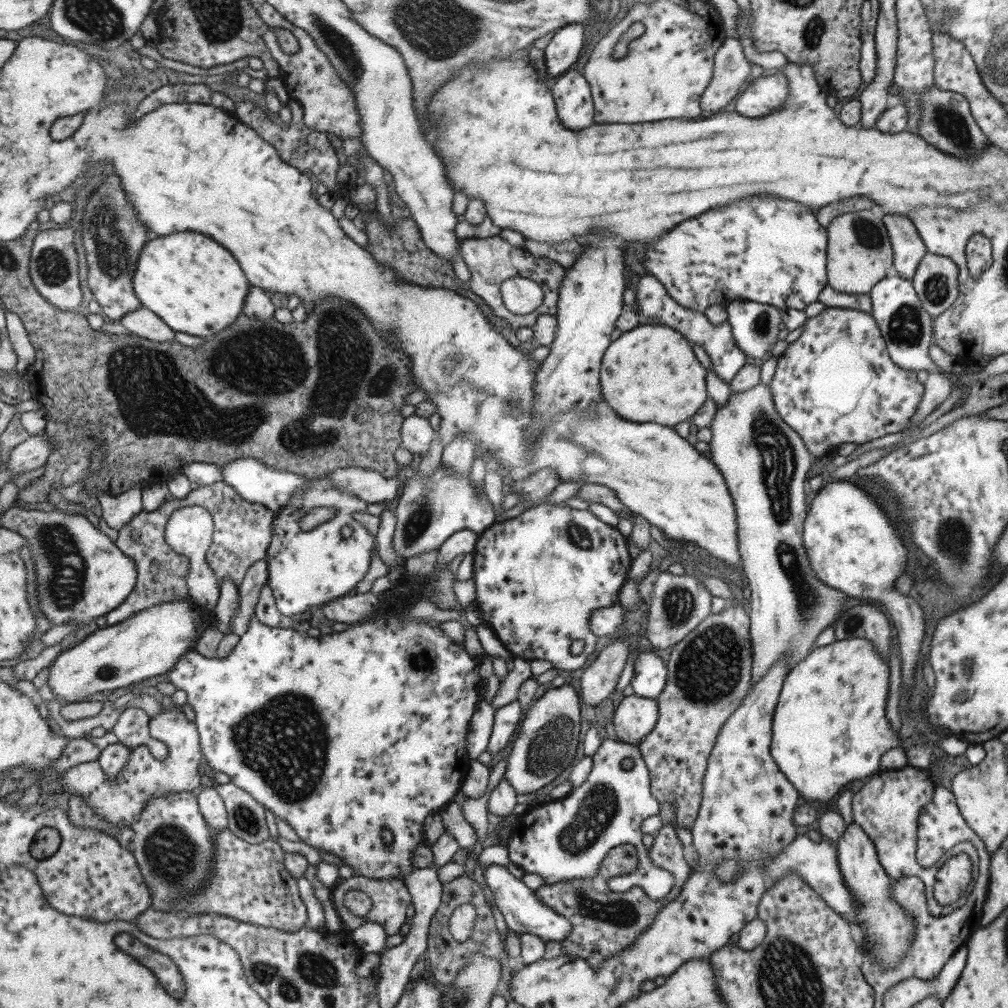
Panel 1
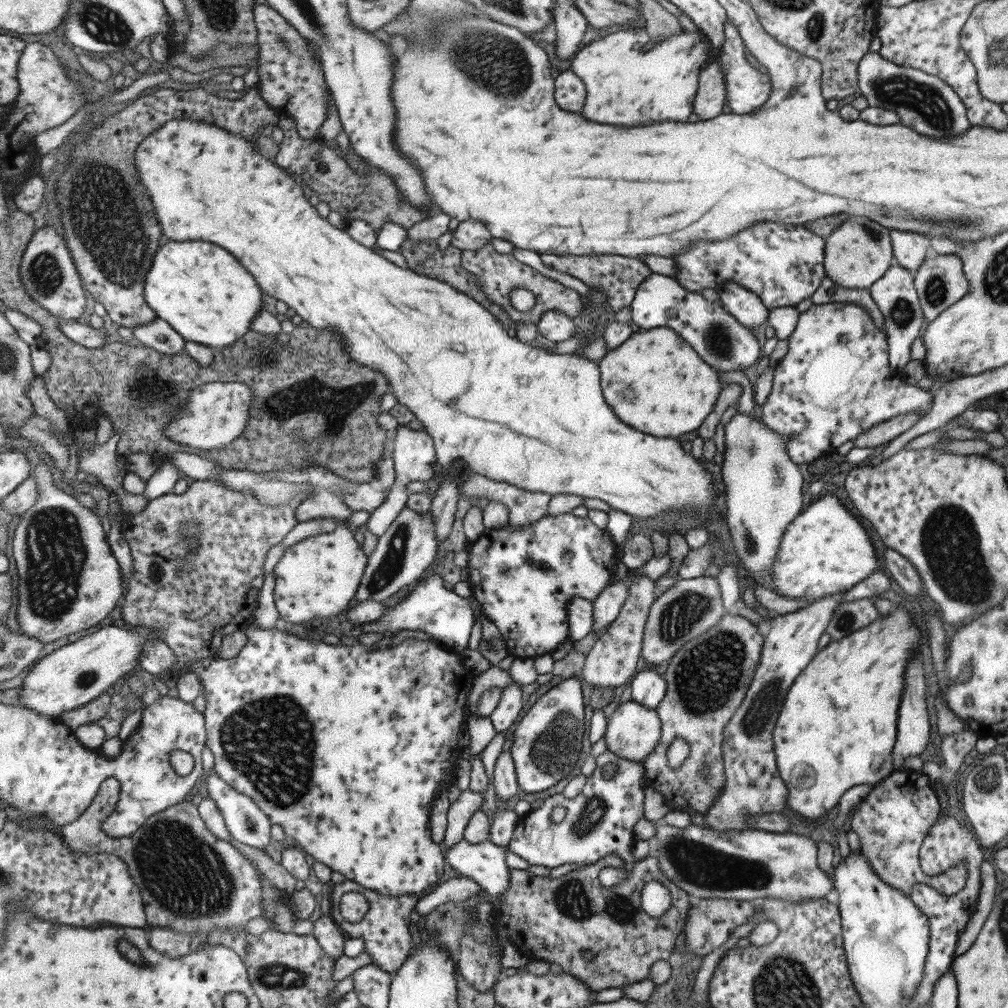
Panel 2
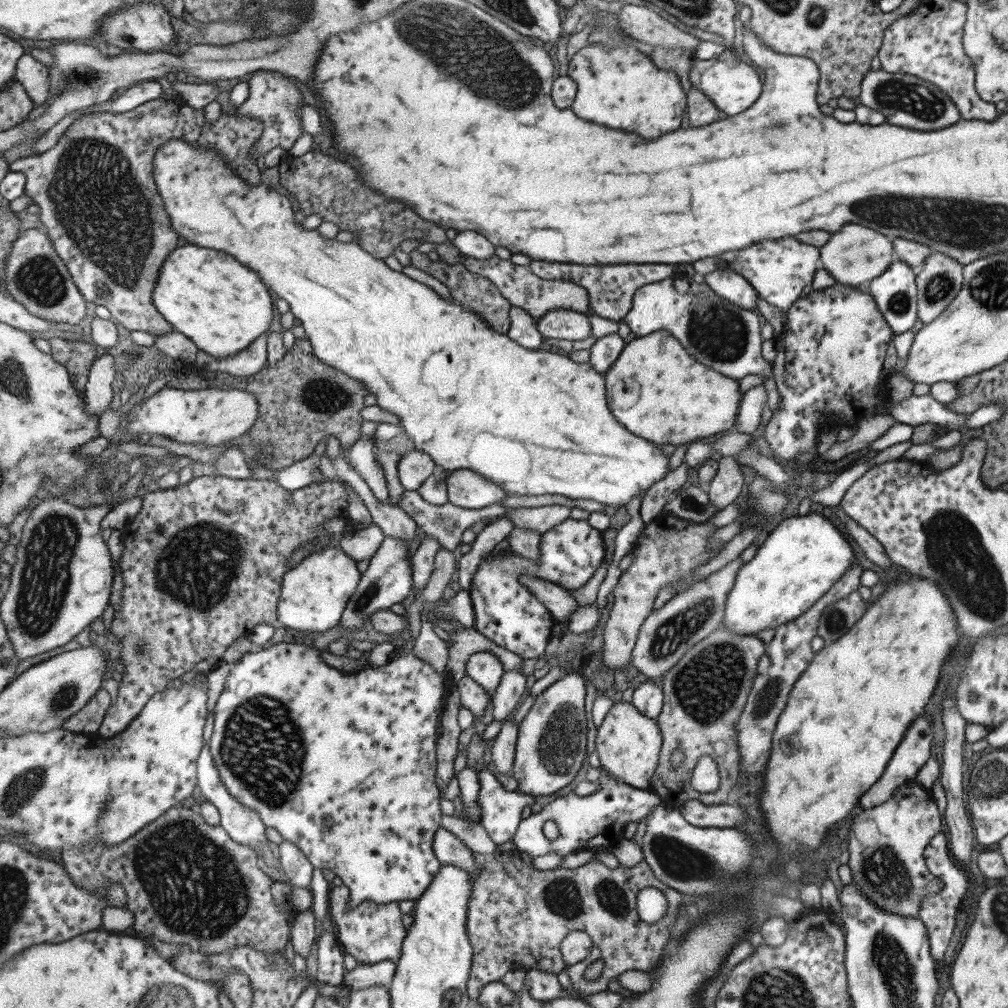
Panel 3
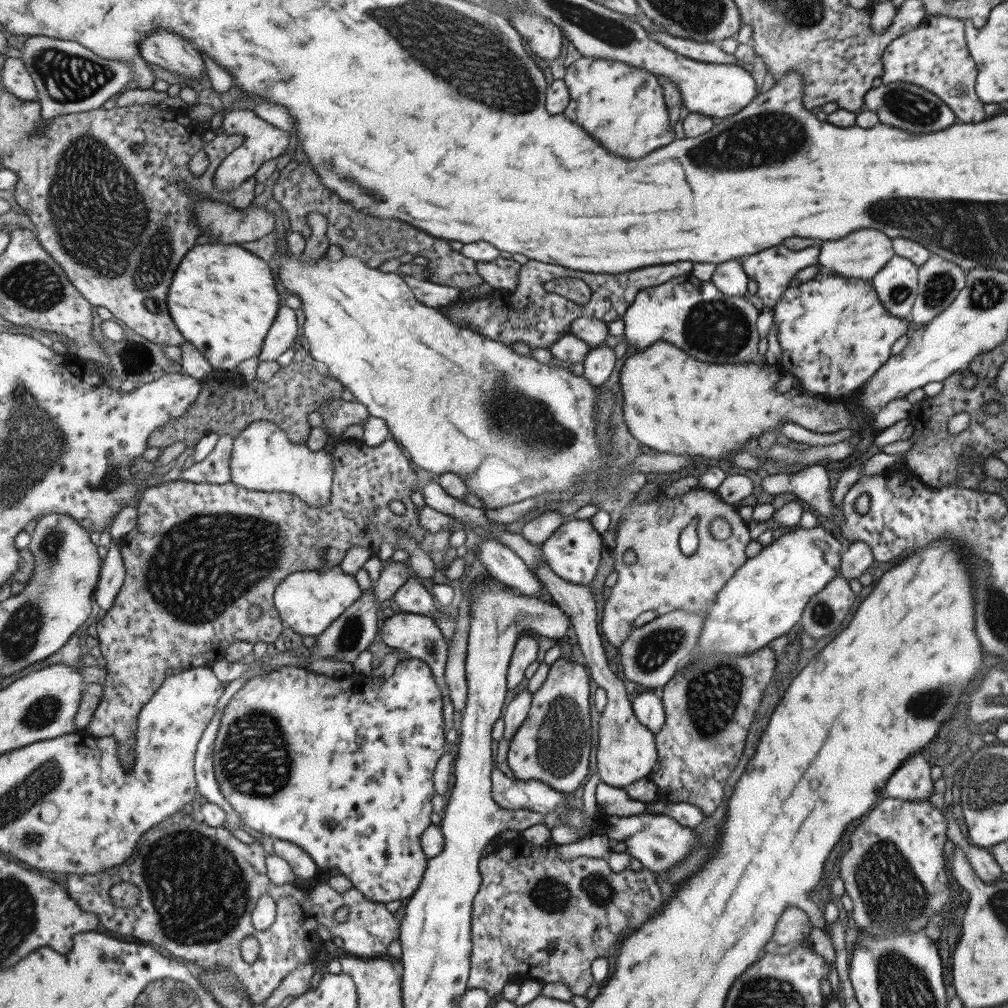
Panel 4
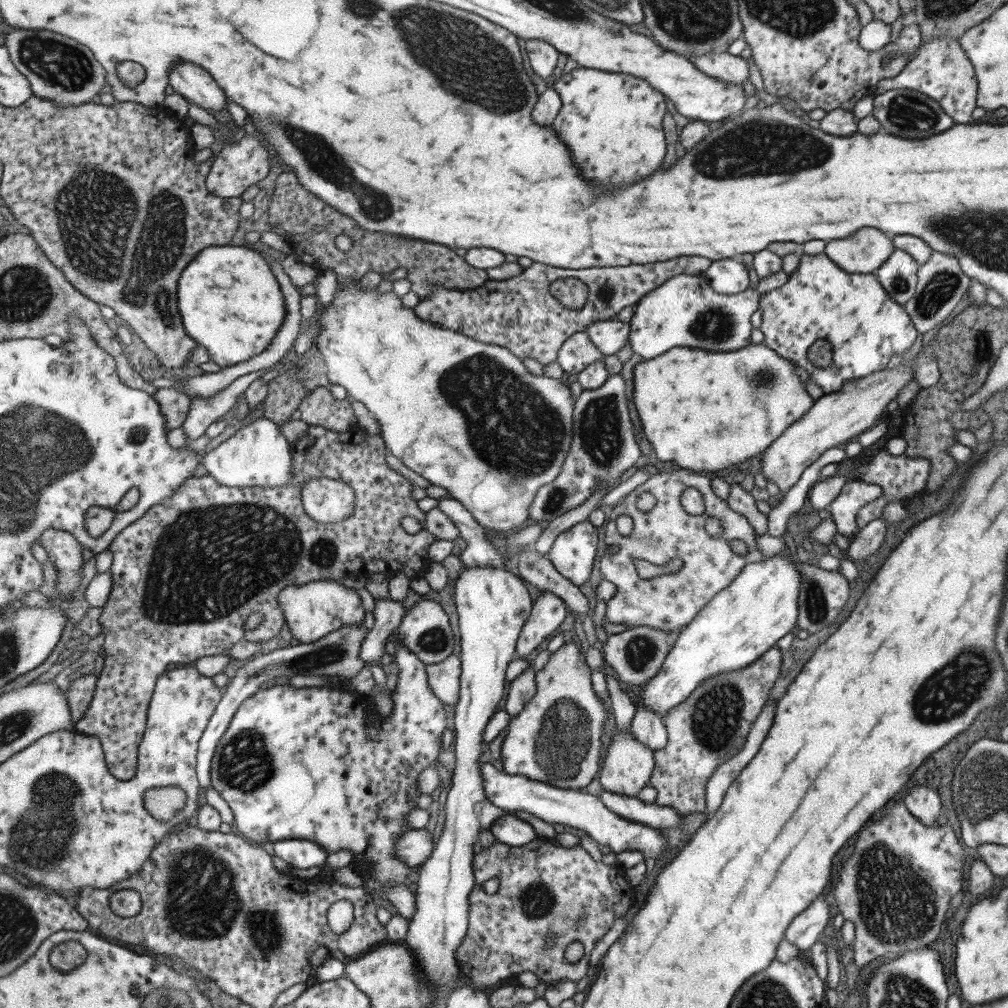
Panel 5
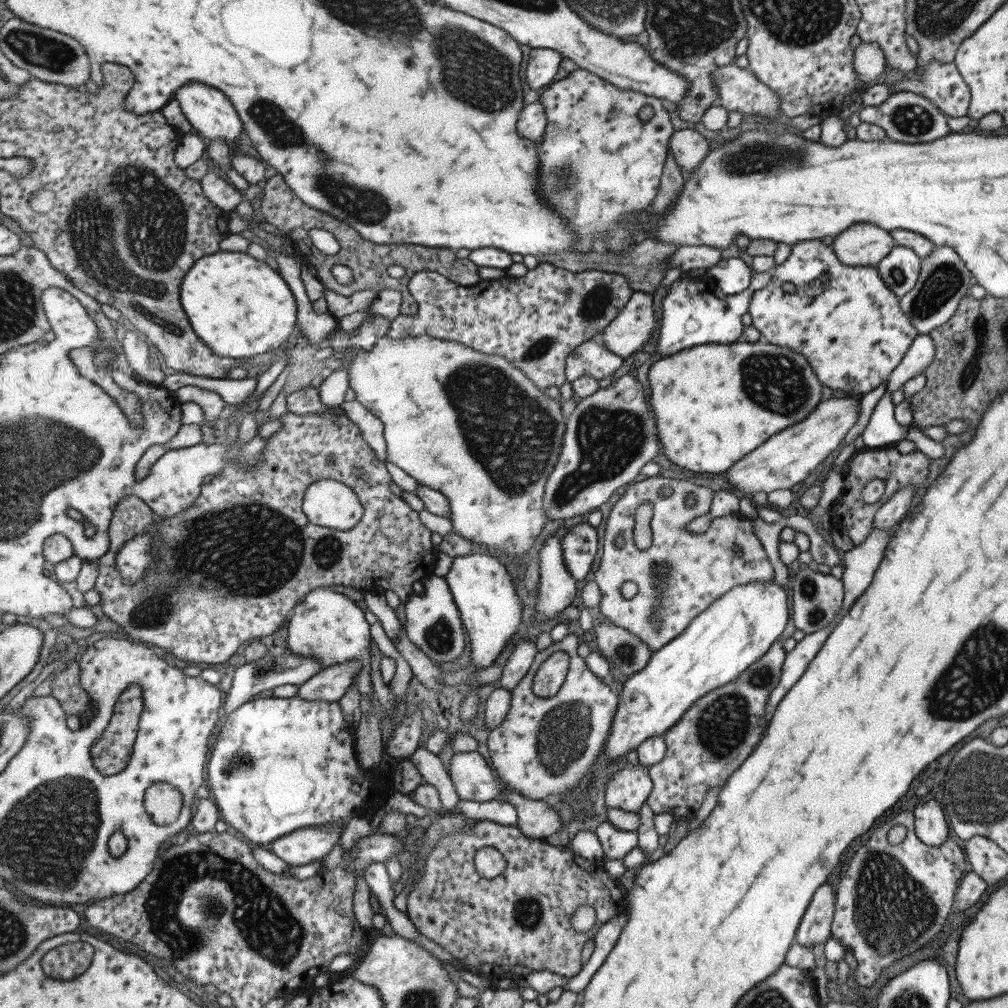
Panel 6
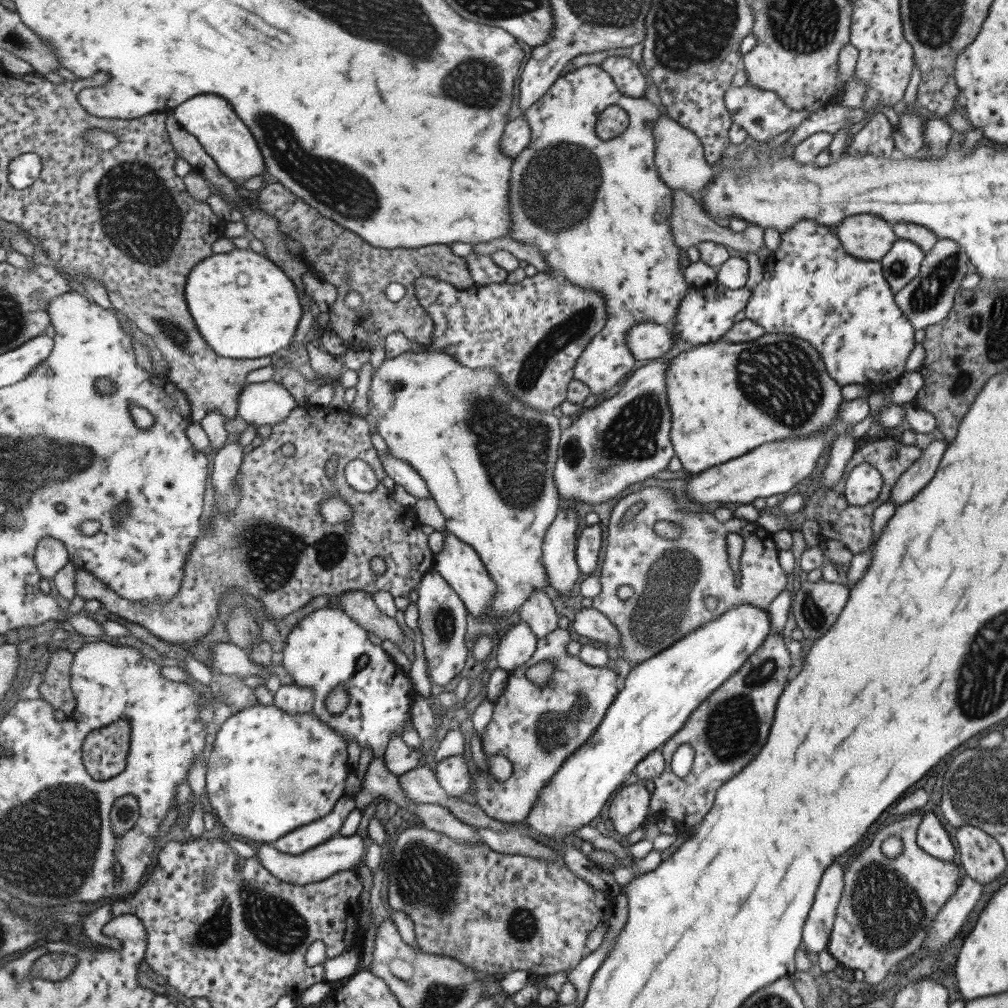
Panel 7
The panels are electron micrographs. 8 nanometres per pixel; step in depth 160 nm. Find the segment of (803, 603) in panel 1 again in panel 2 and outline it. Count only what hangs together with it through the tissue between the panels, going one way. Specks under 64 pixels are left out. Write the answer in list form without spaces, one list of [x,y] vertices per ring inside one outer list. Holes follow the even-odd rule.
[[[758,410],[754,415],[736,412],[724,426],[723,460],[721,476],[725,485],[725,520],[729,531],[729,538],[738,558],[739,566],[747,570],[749,578],[753,578],[763,587],[774,592],[770,584],[770,566],[775,558],[783,532],[788,524],[801,510],[801,486],[803,476],[798,464],[791,462],[784,449],[784,438],[767,428],[759,418]]]

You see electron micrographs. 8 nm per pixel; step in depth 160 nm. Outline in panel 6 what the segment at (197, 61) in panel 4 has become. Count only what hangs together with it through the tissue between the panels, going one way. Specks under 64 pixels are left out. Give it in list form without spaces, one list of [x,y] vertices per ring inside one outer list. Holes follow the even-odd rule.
[[[190,82],[178,90],[175,98],[180,102],[185,116],[192,122],[193,128],[205,139],[221,138],[230,146],[237,146],[241,142],[244,122],[241,120],[240,113],[237,112],[232,100],[229,100],[223,91],[208,84]]]

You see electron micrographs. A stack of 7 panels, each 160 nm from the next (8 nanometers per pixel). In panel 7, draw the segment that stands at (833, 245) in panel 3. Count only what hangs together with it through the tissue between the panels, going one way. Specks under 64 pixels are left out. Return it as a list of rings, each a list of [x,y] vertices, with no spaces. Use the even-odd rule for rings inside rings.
[[[870,214],[842,218],[835,234],[845,254],[867,262],[880,262],[896,239],[892,225]]]

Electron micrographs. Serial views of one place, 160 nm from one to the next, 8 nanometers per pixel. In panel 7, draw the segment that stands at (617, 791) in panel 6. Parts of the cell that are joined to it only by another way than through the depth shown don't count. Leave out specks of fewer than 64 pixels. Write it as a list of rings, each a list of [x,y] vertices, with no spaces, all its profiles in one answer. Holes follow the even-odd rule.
[[[640,782],[622,787],[609,802],[607,815],[615,835],[633,832],[649,814],[650,793]]]

